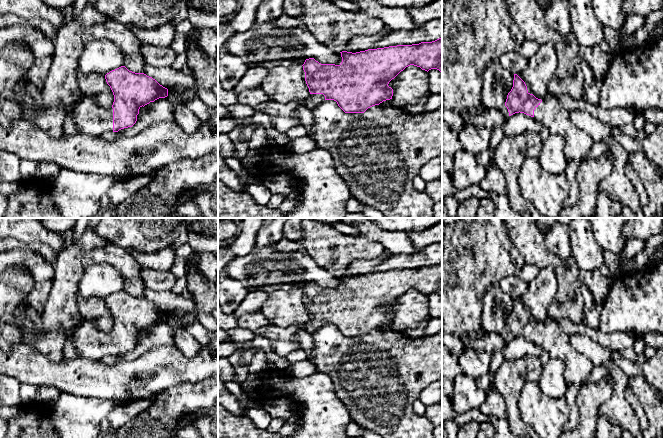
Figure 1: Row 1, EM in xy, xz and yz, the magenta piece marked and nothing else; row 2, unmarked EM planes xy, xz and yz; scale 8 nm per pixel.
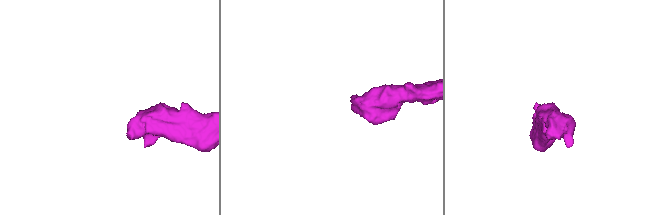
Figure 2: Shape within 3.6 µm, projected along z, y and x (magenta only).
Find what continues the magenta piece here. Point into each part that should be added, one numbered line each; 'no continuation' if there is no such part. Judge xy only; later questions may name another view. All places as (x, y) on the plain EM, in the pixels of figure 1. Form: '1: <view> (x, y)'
1: xy (90, 342)

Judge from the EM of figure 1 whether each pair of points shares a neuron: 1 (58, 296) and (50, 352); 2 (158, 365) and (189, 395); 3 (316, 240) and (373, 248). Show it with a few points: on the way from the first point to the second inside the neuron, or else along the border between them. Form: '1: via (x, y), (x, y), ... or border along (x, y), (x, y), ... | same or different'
1: border along (36, 327), (38, 332), (57, 330) | different
2: border along (200, 380), (194, 383), (178, 383), (156, 395) | different
3: via (330, 243), (337, 243), (342, 248), (359, 248) | same

